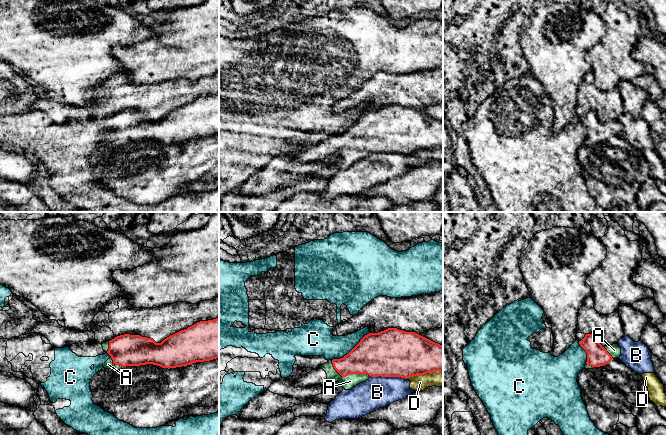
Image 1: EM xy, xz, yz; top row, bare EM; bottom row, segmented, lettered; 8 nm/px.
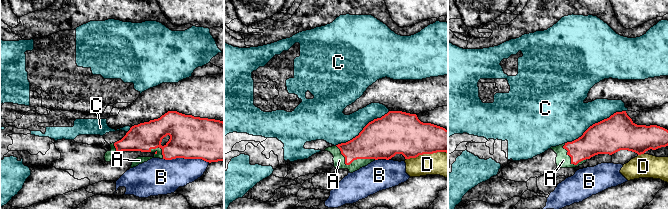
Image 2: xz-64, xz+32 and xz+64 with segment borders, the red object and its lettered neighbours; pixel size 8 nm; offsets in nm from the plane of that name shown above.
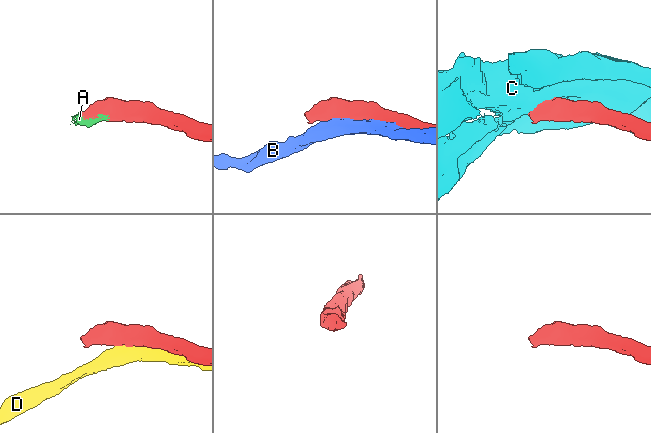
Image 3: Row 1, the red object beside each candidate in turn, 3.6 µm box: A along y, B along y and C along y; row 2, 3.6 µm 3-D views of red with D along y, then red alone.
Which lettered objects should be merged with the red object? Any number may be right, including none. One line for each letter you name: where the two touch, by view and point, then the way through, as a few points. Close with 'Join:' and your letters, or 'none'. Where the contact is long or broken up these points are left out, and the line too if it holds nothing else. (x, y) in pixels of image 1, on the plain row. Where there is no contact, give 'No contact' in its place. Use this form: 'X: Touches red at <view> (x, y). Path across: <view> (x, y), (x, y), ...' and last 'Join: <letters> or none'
A: Touches red at xz (349, 150)
Join: A

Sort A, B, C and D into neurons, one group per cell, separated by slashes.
A / B / C / D

